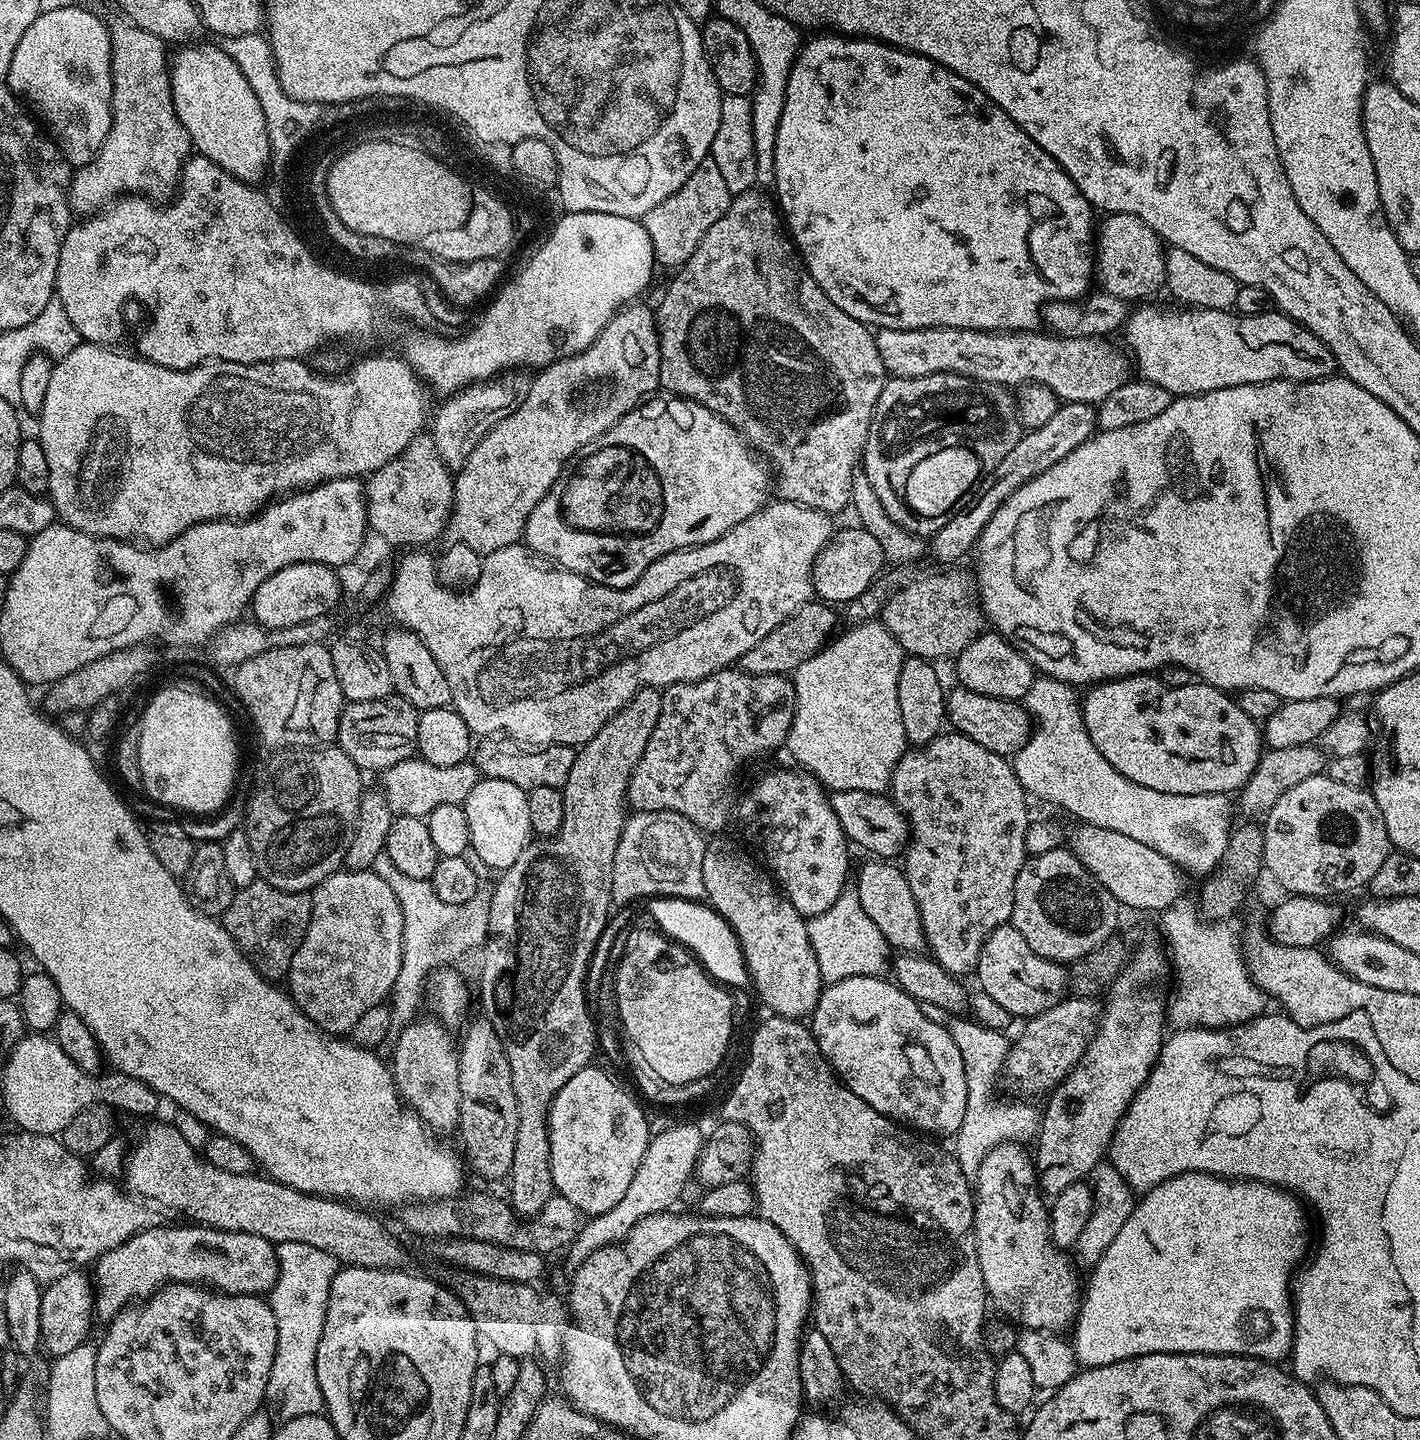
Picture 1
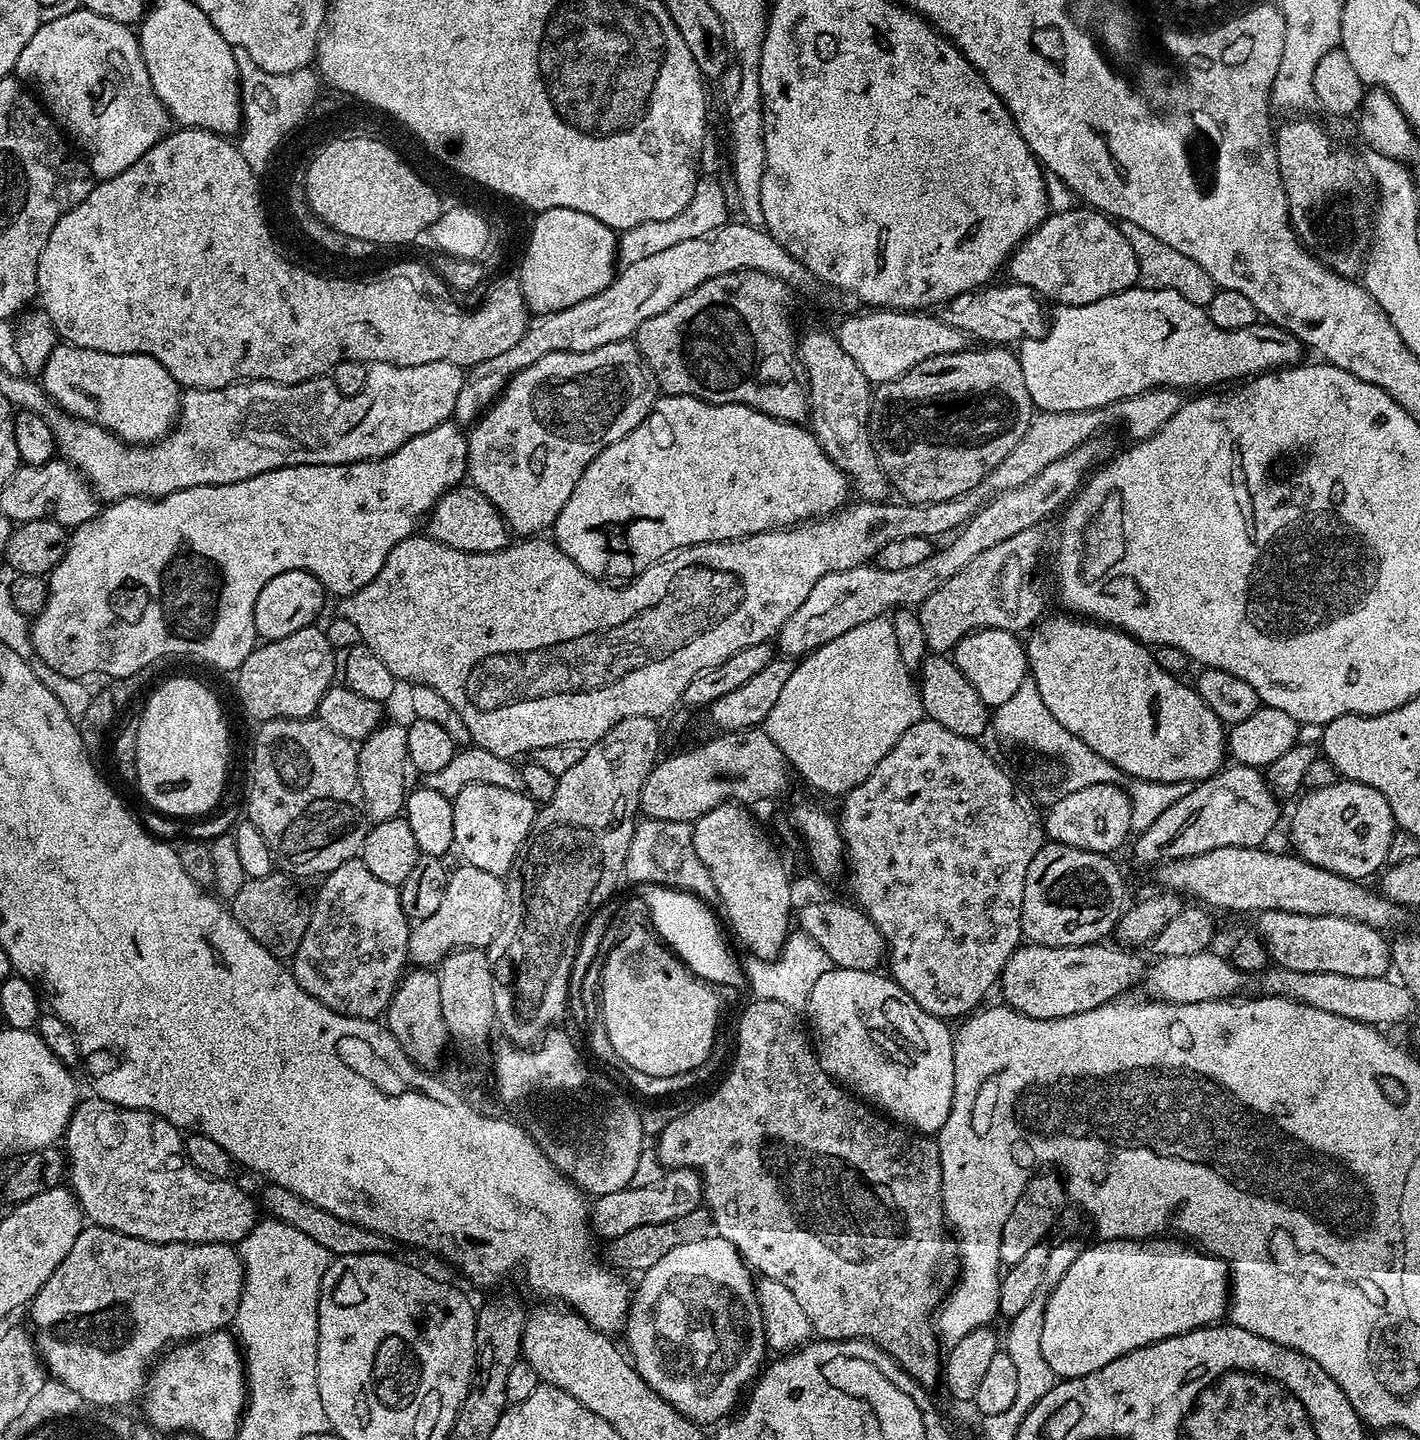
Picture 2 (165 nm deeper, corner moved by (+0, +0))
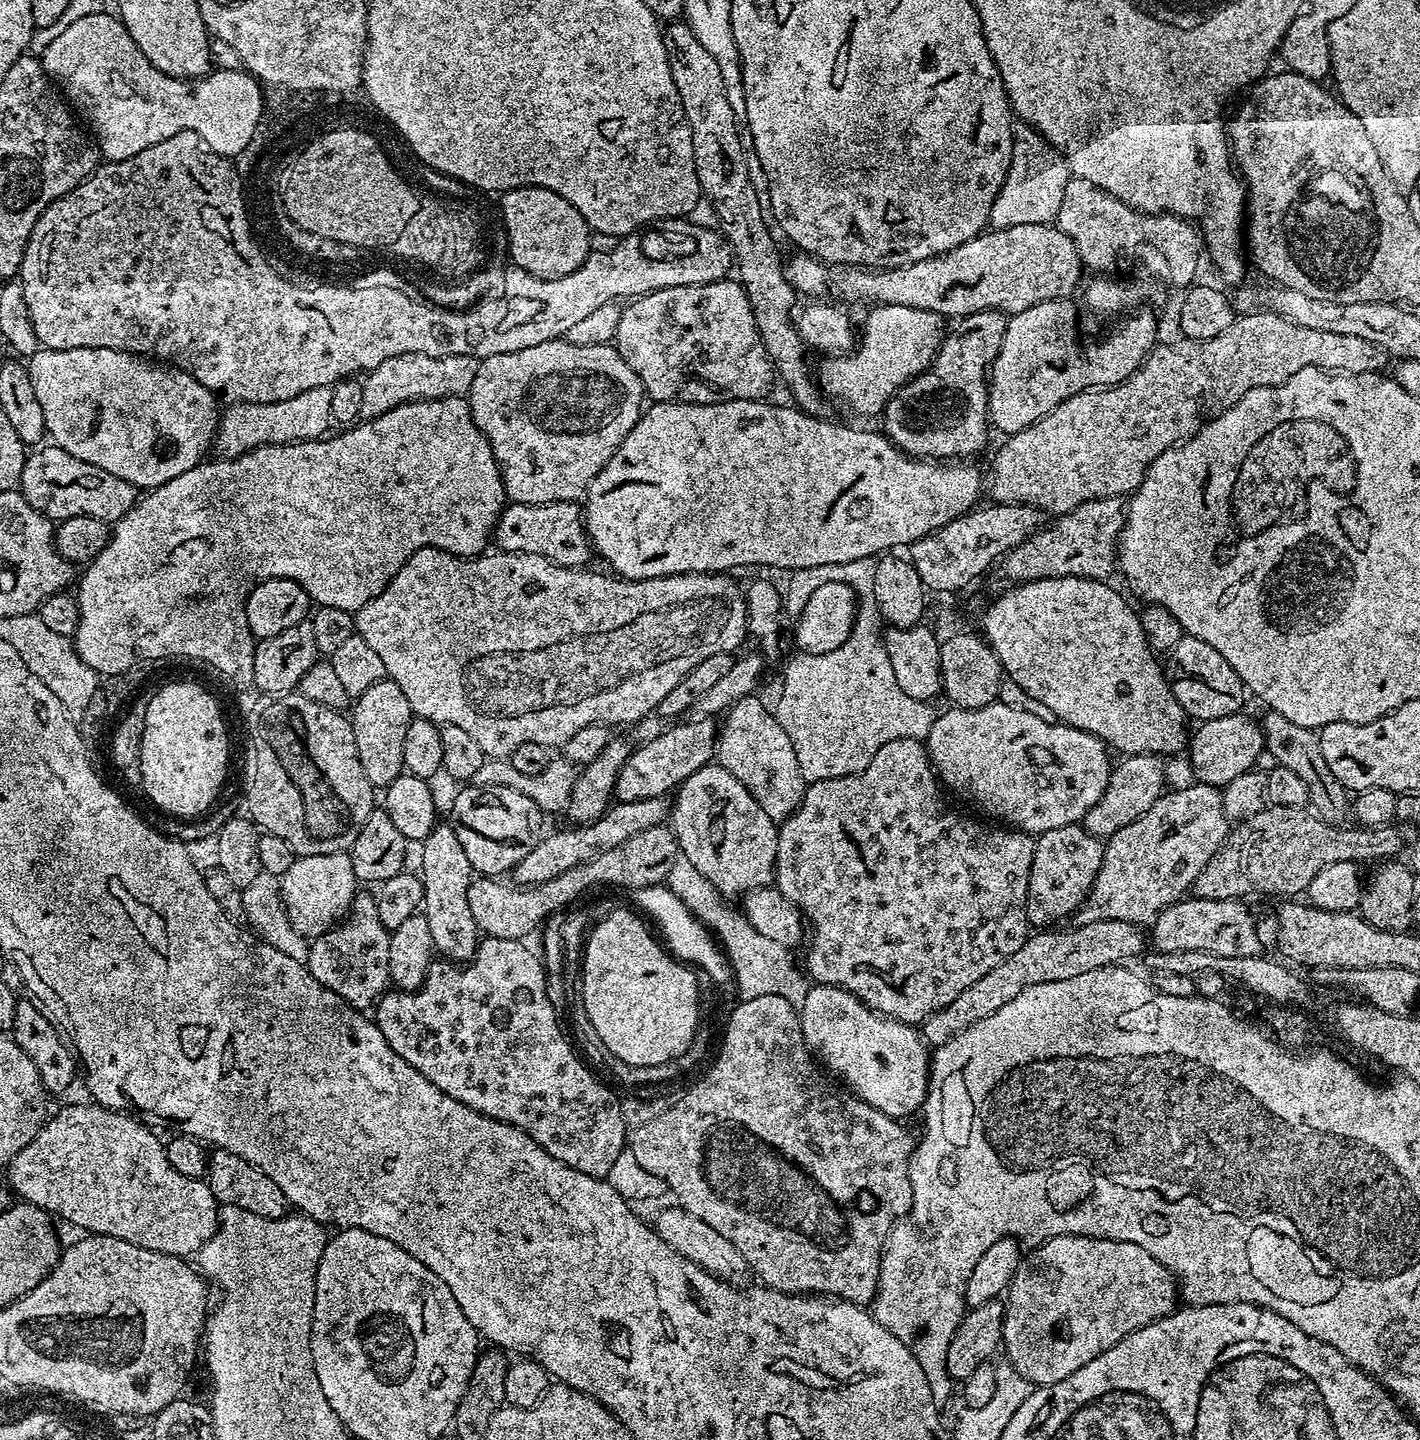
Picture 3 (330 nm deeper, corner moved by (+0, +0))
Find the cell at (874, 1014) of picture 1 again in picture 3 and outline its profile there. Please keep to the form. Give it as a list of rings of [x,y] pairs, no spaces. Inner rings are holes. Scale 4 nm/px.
[[[818,983],[809,987],[806,1002],[798,1009],[798,1015],[804,1043],[818,1056],[820,1052],[819,1059],[822,1064],[824,1059],[823,1067],[833,1077],[841,1076],[836,1078],[847,1085],[853,1096],[865,1100],[870,1106],[874,1106],[874,1110],[882,1110],[882,1114],[897,1118],[905,1118],[904,1116],[910,1115],[911,1112],[919,1113],[923,1109],[924,1100],[928,1097],[930,1048],[924,1043],[923,1035],[913,1025],[904,1024],[867,1008],[857,996],[846,990]]]

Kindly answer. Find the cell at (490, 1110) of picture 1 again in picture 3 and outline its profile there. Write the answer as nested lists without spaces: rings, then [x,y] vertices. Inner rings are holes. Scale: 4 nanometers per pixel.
[[[437,822],[434,830],[419,845],[420,868],[418,875],[424,883],[424,902],[422,915],[430,922],[430,938],[433,949],[441,957],[453,962],[467,962],[476,952],[481,942],[482,933],[477,928],[467,898],[468,887],[473,882],[474,873],[458,834],[454,834],[451,823]]]

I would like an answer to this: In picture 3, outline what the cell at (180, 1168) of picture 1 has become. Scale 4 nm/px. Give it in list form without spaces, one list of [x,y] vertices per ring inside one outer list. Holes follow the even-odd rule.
[[[87,1102],[88,1104],[68,1104],[65,1108],[60,1108],[56,1113],[51,1113],[50,1118],[45,1119],[43,1126],[38,1130],[38,1134],[34,1134],[34,1138],[25,1148],[20,1151],[11,1164],[6,1169],[8,1175],[7,1183],[10,1185],[11,1191],[25,1204],[33,1204],[39,1208],[45,1208],[53,1217],[61,1216],[64,1220],[69,1220],[76,1228],[84,1228],[85,1233],[95,1234],[97,1236],[113,1236],[114,1238],[122,1238],[126,1242],[134,1242],[134,1246],[142,1246],[146,1250],[154,1250],[162,1254],[170,1254],[181,1258],[188,1258],[199,1253],[202,1246],[206,1246],[206,1242],[216,1232],[216,1227],[220,1224],[221,1205],[217,1204],[214,1194],[210,1190],[210,1186],[204,1180],[195,1180],[194,1178],[186,1178],[186,1174],[178,1174],[178,1170],[174,1170],[174,1166],[170,1166],[170,1162],[164,1153],[165,1141],[159,1140],[146,1125],[143,1119],[137,1118],[135,1115],[127,1116],[127,1111],[117,1110],[114,1108],[104,1108],[101,1104],[95,1102]]]

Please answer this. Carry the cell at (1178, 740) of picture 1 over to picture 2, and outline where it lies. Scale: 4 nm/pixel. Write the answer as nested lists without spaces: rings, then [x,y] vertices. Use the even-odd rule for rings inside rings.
[[[1072,614],[1063,615],[1049,615],[1031,629],[1032,637],[1026,640],[1028,671],[1037,683],[1042,702],[1046,702],[1046,710],[1074,738],[1082,738],[1094,754],[1118,766],[1125,777],[1138,780],[1199,782],[1225,767],[1226,725],[1202,702],[1191,683],[1183,684],[1183,679],[1166,674],[1158,666],[1153,649],[1130,633],[1099,622],[1078,622]]]

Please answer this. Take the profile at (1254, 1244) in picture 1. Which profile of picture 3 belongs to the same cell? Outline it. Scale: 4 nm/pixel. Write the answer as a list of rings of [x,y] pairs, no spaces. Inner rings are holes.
[[[1059,1236],[1058,1238],[1050,1238],[1044,1244],[1035,1245],[1031,1250],[1033,1252],[1029,1256],[1027,1253],[1021,1259],[1018,1270],[1014,1274],[1011,1284],[1008,1285],[1006,1299],[1003,1301],[1004,1339],[1002,1352],[1003,1355],[1008,1355],[1005,1356],[1007,1363],[1012,1364],[1014,1370],[1018,1370],[1022,1374],[1022,1378],[1026,1378],[1034,1386],[1047,1386],[1054,1382],[1062,1382],[1062,1378],[1070,1378],[1070,1374],[1074,1374],[1074,1370],[1082,1370],[1082,1366],[1086,1366],[1086,1362],[1094,1362],[1094,1358],[1098,1358],[1098,1354],[1102,1354],[1106,1350],[1110,1350],[1110,1346],[1122,1342],[1122,1338],[1126,1338],[1126,1334],[1170,1315],[1178,1307],[1178,1281],[1173,1276],[1172,1271],[1166,1266],[1162,1266],[1162,1262],[1158,1262],[1158,1258],[1146,1254],[1146,1250],[1142,1250],[1142,1246],[1134,1246],[1134,1242],[1095,1240],[1092,1236]]]

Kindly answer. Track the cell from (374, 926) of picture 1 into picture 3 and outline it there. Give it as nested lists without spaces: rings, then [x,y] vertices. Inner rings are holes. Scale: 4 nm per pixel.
[[[361,891],[342,922],[313,939],[307,946],[306,966],[322,986],[334,990],[352,1008],[371,1009],[387,991],[389,978],[390,930],[382,926],[376,899],[371,891]]]

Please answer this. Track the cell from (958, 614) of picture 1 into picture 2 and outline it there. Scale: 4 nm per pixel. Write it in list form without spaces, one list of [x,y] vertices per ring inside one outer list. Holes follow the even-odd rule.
[[[1039,527],[1022,530],[1022,534],[1014,534],[1014,538],[1006,538],[1006,542],[998,542],[998,546],[990,546],[990,550],[982,550],[978,558],[970,562],[954,578],[950,578],[926,602],[919,605],[918,615],[929,649],[936,654],[948,654],[955,649],[956,644],[971,632],[979,628],[993,628],[1007,632],[1023,633],[1031,629],[1045,615],[1044,596],[1036,585],[1036,567],[1040,564],[1040,551],[1044,548],[1044,536]]]

